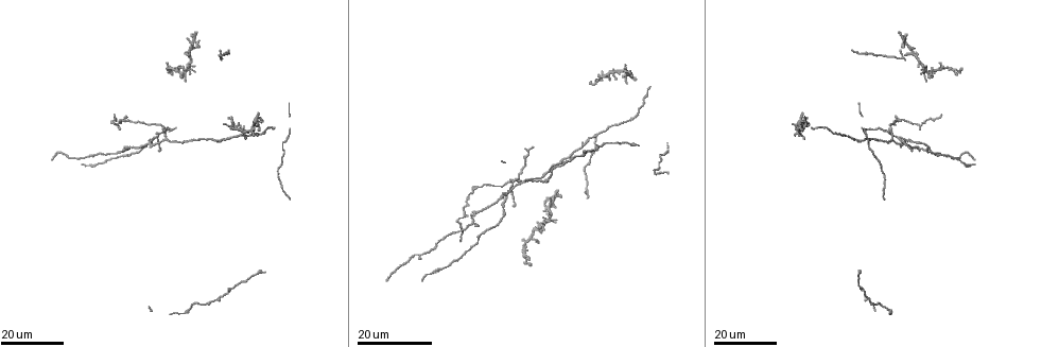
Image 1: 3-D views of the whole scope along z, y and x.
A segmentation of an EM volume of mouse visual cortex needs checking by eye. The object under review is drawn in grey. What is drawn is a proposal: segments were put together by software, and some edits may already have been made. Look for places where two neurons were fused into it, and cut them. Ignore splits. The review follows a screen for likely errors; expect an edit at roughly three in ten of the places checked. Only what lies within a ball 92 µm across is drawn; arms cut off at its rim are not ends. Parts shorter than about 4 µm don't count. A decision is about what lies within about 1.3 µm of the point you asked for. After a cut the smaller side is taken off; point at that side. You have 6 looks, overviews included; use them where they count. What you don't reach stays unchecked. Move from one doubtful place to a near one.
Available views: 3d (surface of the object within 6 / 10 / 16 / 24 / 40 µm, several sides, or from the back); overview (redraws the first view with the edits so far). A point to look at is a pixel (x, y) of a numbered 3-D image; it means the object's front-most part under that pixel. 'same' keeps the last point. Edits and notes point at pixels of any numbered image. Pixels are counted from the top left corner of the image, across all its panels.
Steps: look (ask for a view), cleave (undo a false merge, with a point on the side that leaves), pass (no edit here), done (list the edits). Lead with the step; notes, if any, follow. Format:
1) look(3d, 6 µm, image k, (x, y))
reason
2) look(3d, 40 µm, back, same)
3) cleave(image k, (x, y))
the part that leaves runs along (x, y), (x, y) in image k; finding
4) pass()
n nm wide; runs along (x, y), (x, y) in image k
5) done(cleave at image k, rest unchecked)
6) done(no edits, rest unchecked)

look(3d, 16 µm, image 1, (548, 170))
sudden change in width

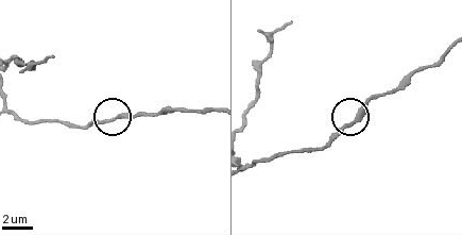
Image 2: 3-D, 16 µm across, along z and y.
look(3d, 10 µm, image 2, (345, 125))

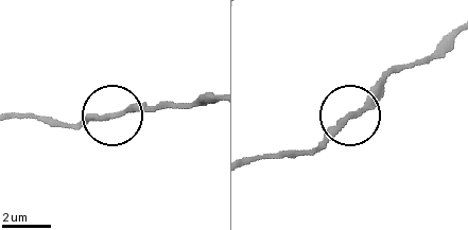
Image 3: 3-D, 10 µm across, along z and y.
pass()
runs along (213, 100), (134, 106), (109, 118), (69, 124) in image 3; all the same neuron

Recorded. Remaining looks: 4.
look(3d, 24 µm, image 1, (890, 128))
four or more arms meet

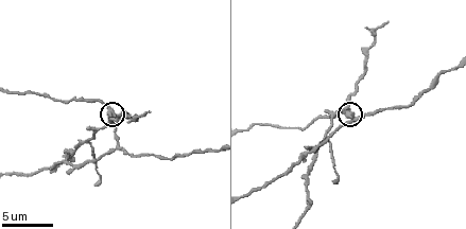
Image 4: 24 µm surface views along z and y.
look(3d, 10 µm, same)
closer look

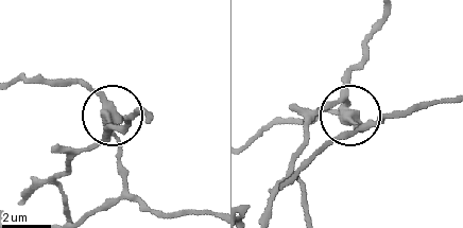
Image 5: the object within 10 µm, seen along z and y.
cleave(image 5, (350, 71))
350 nm wide; the part that leaves runs along (344, 104), (314, 119), (270, 215) in image 5; two neurons meet here

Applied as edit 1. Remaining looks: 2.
look(3d, 16 µm, image 1, (588, 193))
two arms in line, one across

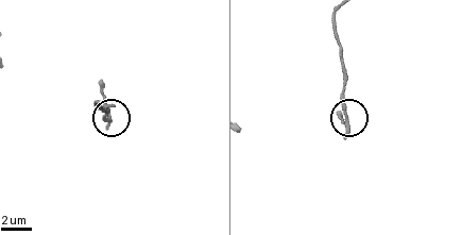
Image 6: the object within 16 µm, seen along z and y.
look(3d, 6 µm, image 6, (348, 121))

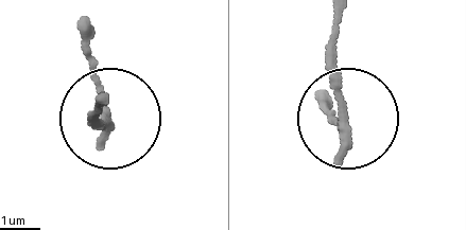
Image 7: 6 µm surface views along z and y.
pass()
one neuron here

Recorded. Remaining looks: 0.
done(cleave at image 5, rest unchecked)

